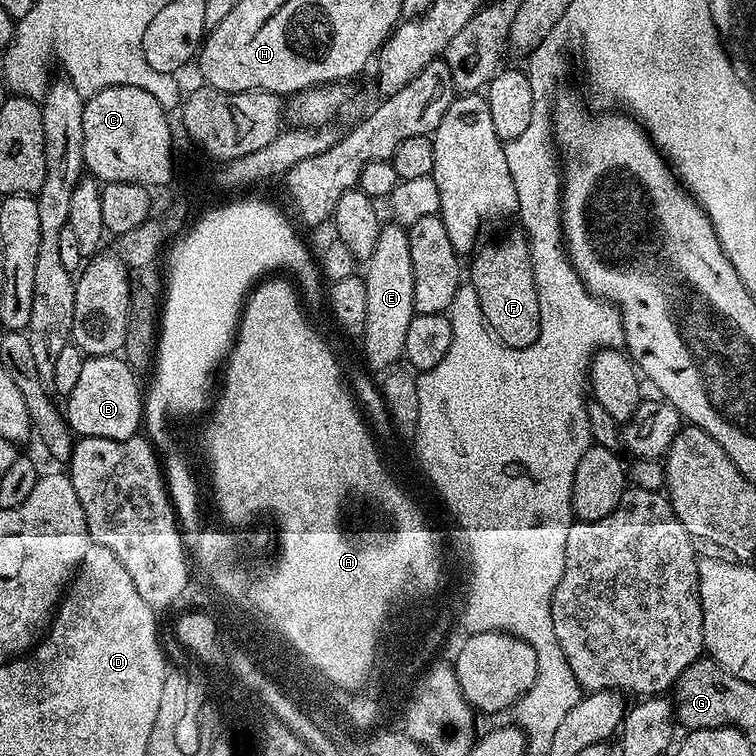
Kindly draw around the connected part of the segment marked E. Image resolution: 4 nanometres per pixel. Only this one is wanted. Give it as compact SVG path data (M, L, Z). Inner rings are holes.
M388 222L378 234L378 246L363 269L366 286L366 326L362 343L363 359L369 369L388 370L397 359L403 357L406 346L406 330L412 317L417 315L414 302L414 262L410 262L410 238L405 225Z

